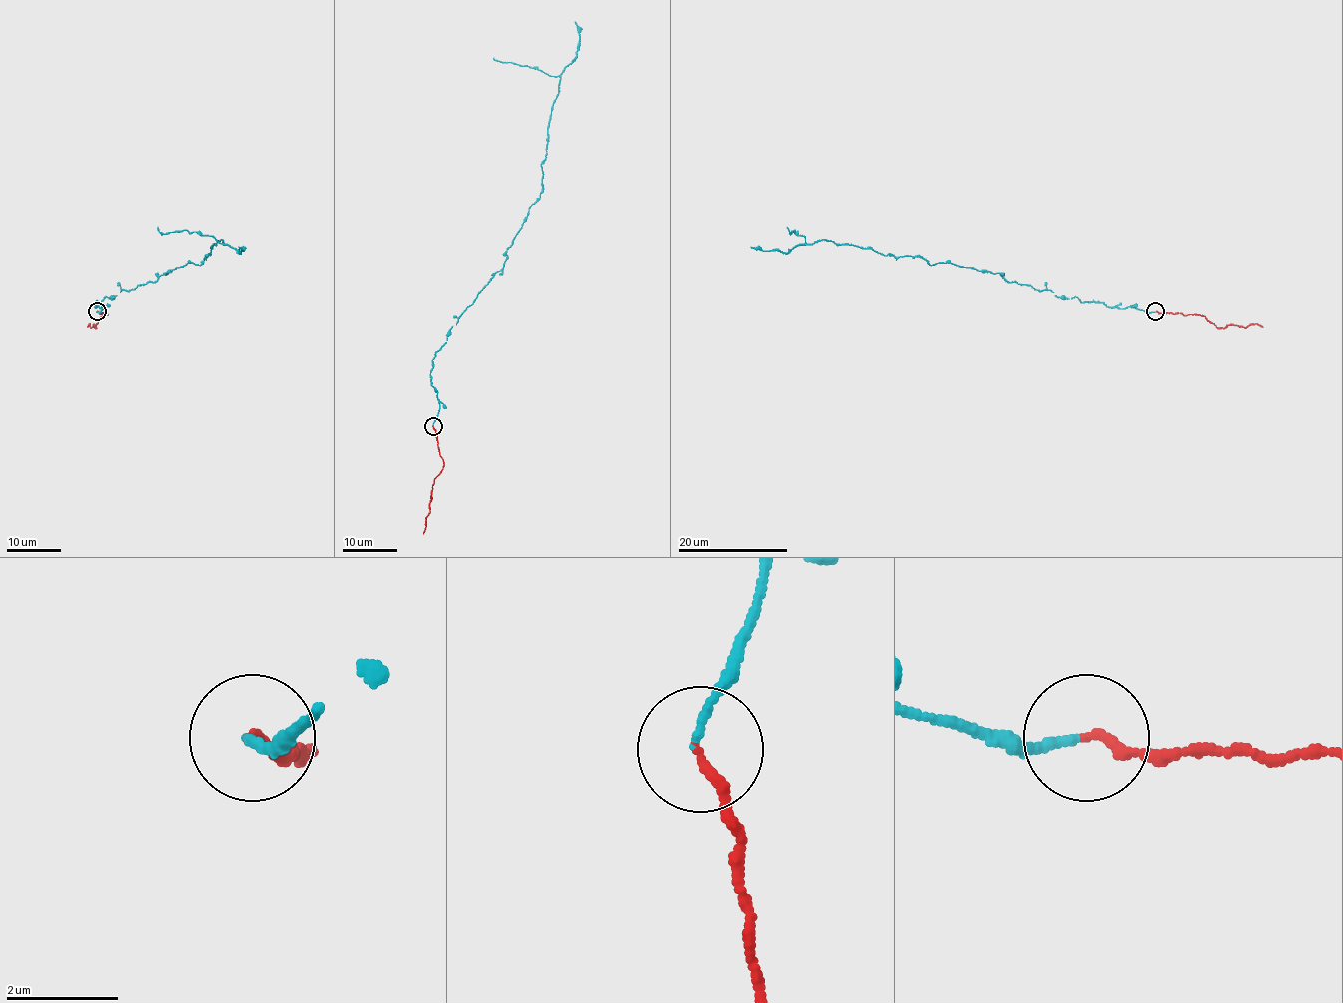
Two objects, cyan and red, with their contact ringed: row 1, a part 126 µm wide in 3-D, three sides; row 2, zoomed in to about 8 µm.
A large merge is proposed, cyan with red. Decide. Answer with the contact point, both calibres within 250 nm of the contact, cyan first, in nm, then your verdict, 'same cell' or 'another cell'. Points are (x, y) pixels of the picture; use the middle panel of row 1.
place (433, 426); calibres 120 and 160 nm; same cell

